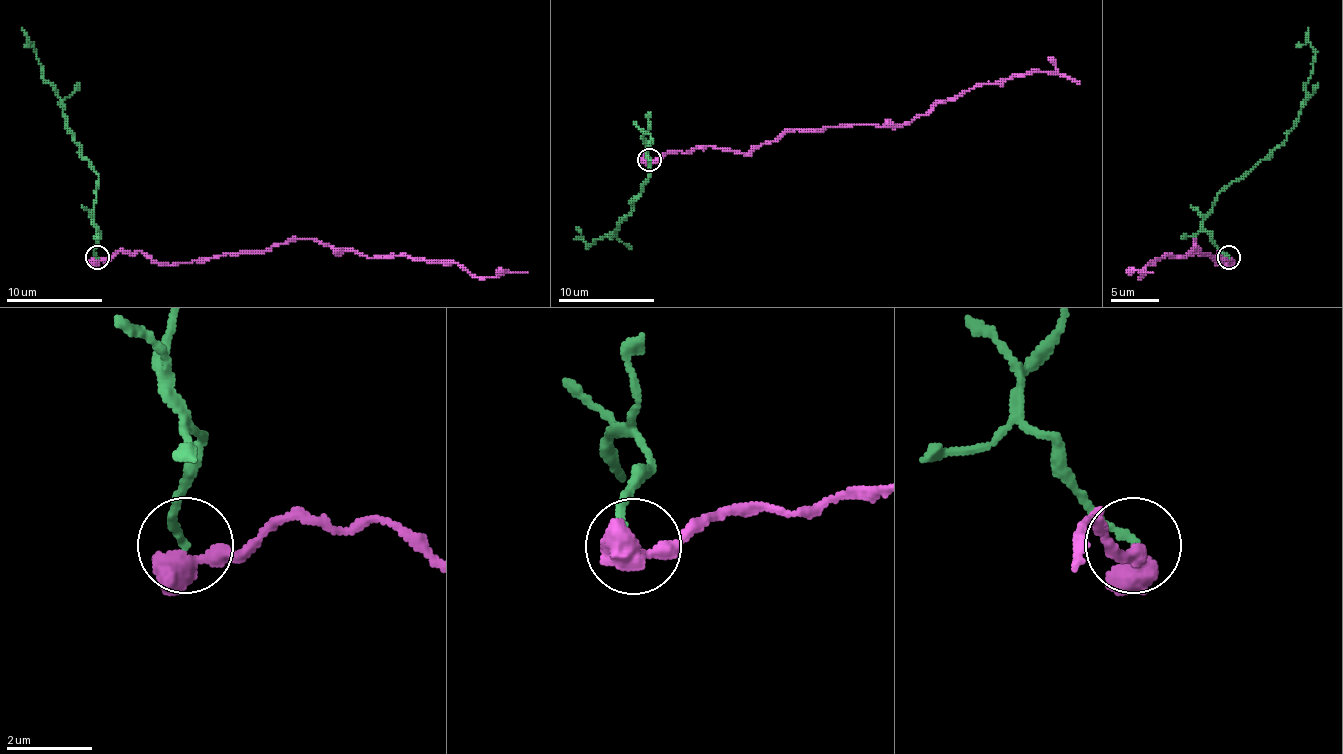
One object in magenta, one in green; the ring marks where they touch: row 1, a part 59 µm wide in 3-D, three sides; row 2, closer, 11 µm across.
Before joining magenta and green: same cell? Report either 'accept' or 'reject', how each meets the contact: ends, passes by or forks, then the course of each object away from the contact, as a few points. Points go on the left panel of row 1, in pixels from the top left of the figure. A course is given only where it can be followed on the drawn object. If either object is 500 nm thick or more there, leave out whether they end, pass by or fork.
reject; magenta runs (96, 258), (142, 251), (158, 262), (192, 262), (316, 239), (374, 258), (453, 260), (477, 277), (527, 272); green runs (96, 258), (94, 246), (98, 229), (94, 217), (98, 176), (63, 116), (60, 97), (48, 83), (22, 28)

